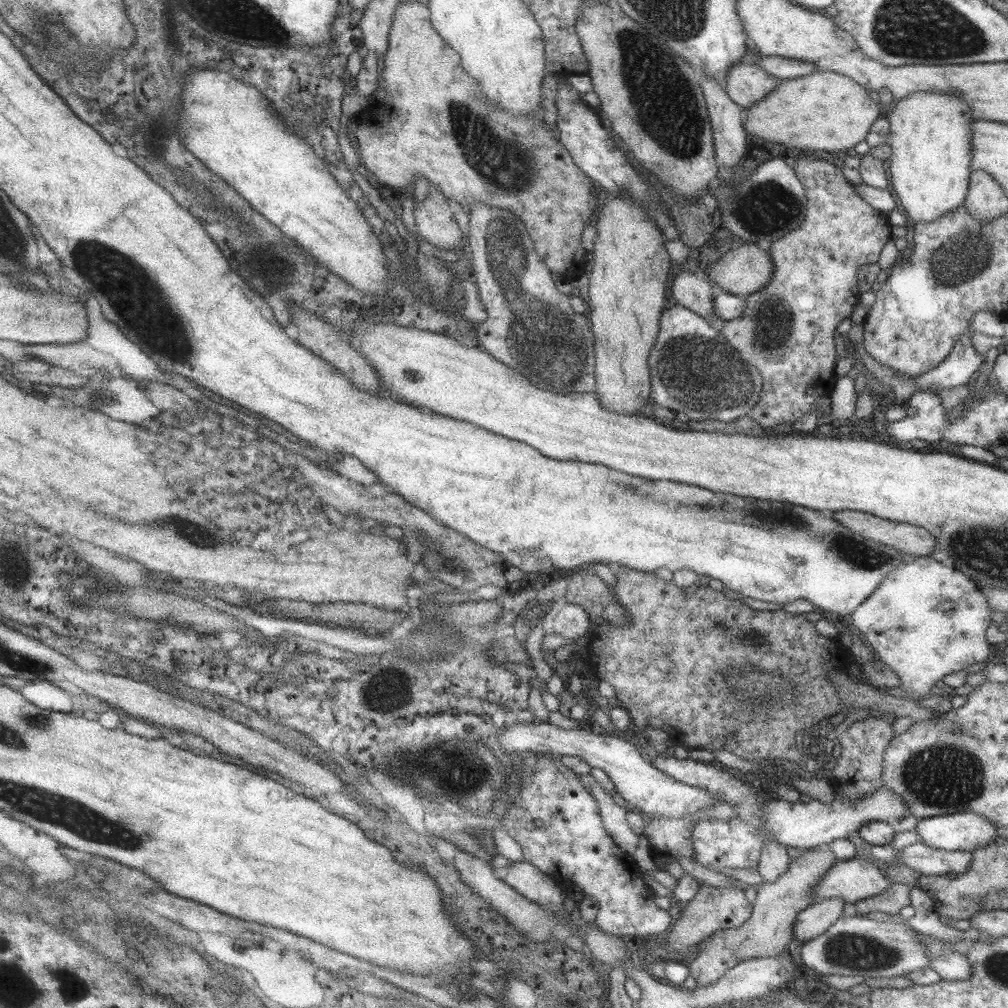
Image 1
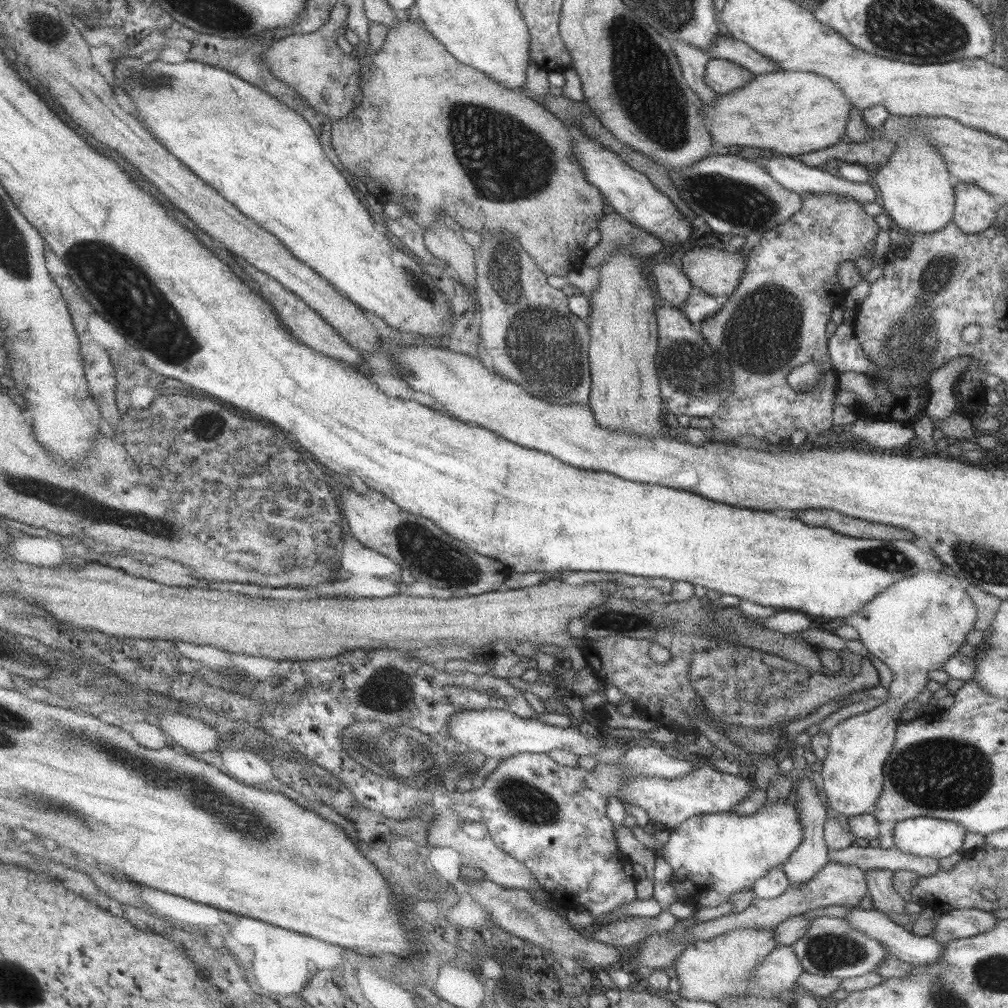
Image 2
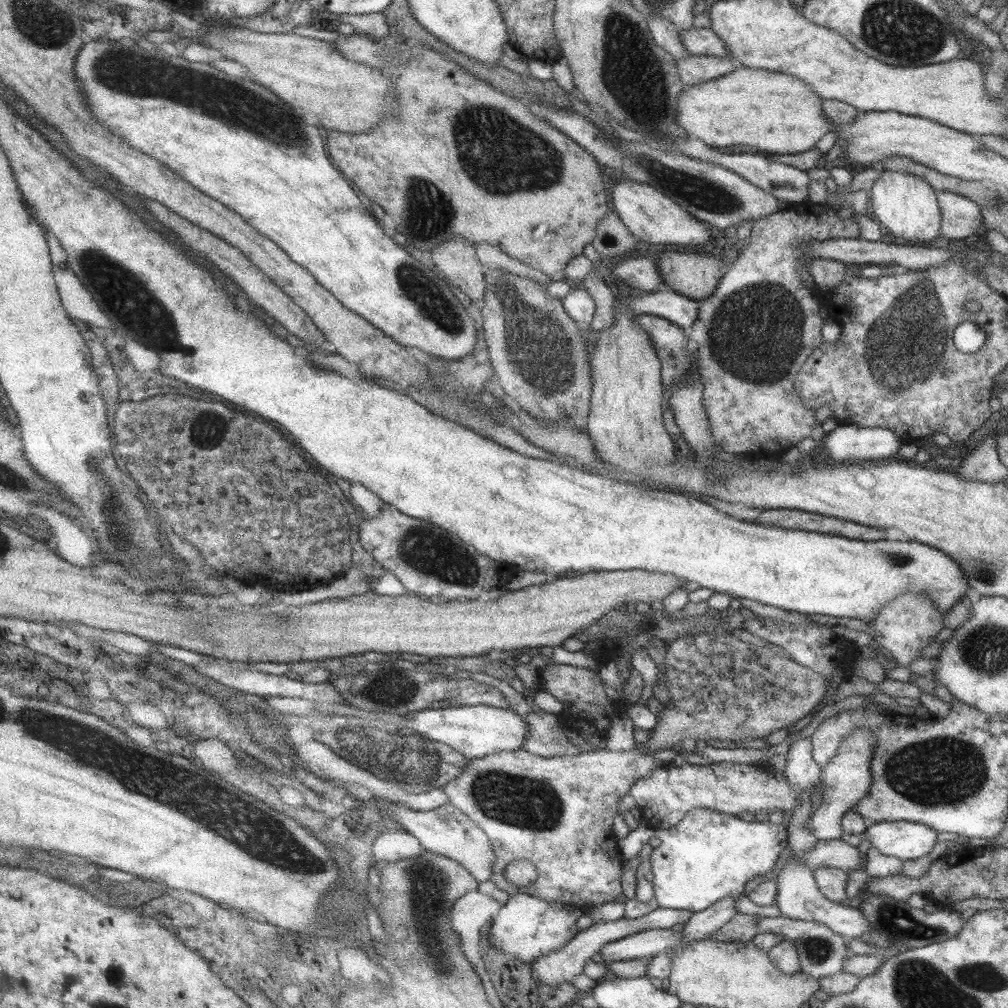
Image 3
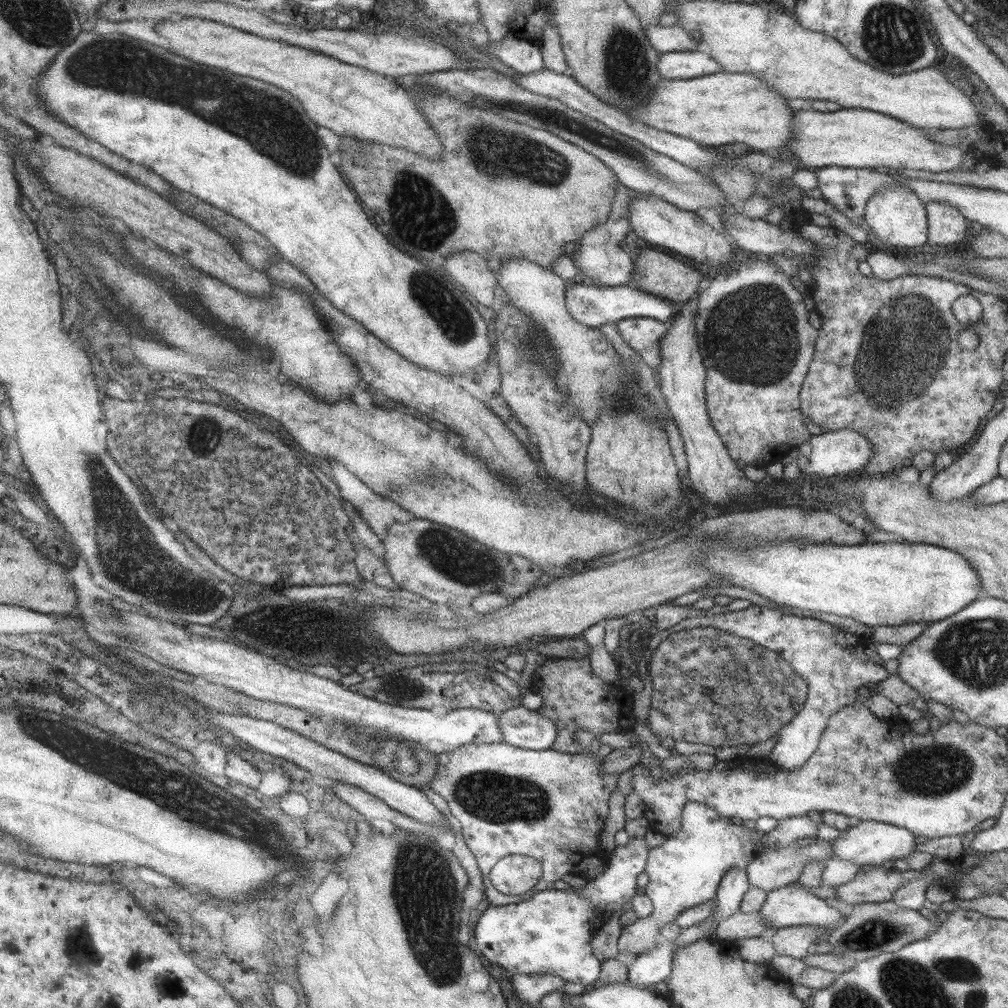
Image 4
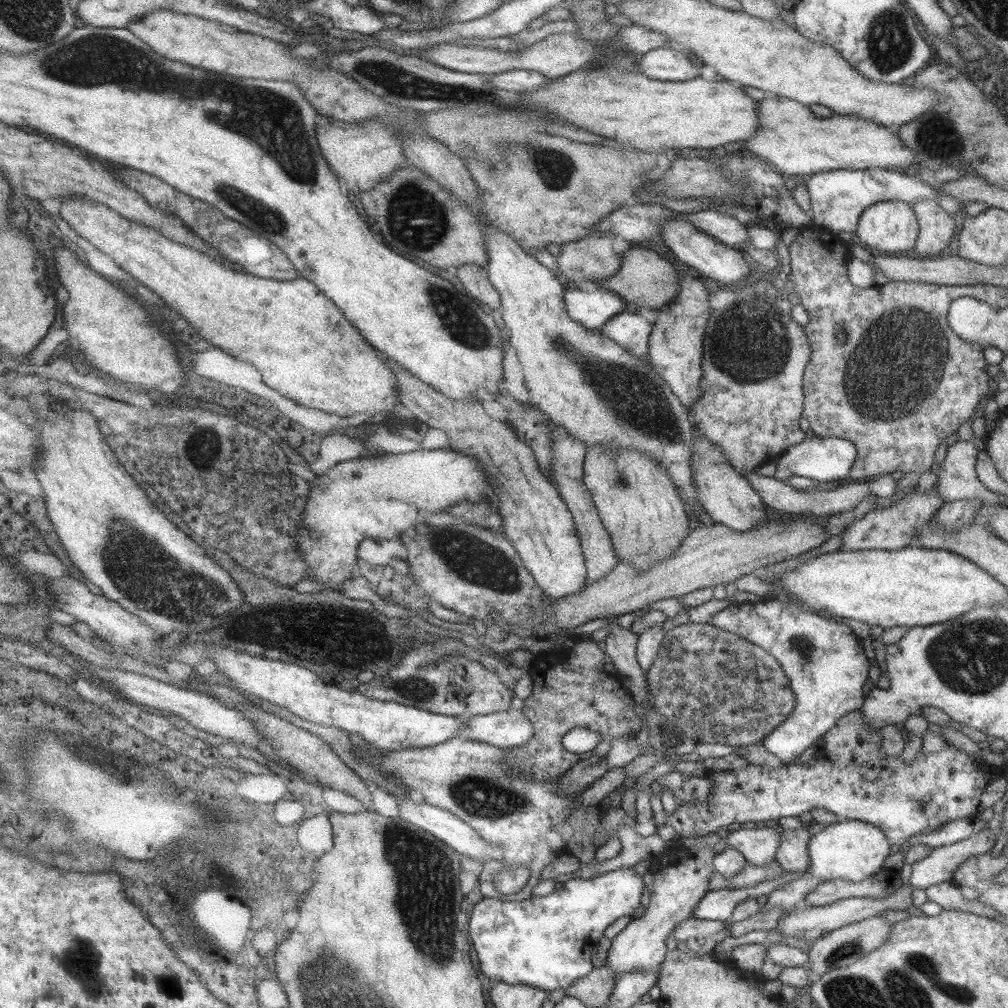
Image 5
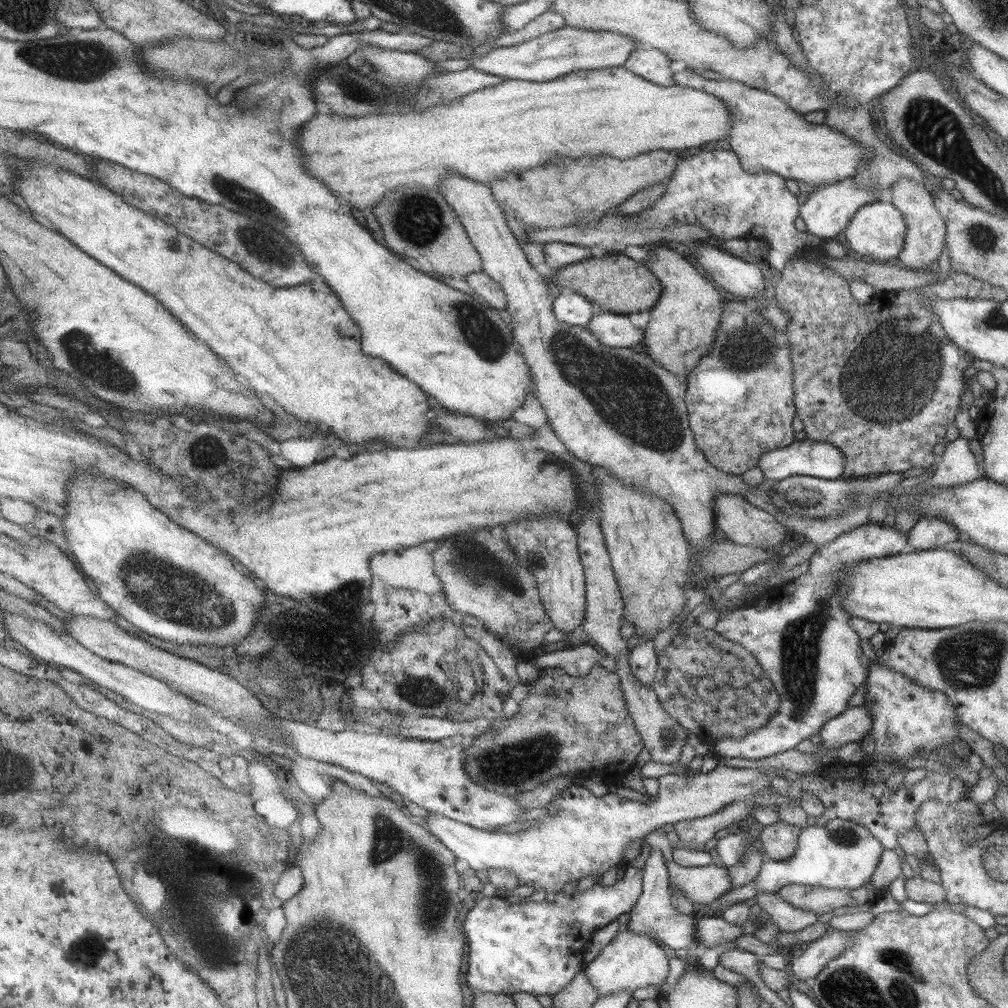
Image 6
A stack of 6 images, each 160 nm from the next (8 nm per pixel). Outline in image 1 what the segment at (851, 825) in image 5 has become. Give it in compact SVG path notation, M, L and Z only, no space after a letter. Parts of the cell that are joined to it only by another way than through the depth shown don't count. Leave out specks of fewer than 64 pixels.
M966 810L965 812L956 812L945 816L930 816L918 819L914 830L917 840L931 848L938 848L945 852L963 850L972 853L976 848L982 847L997 837L995 830L998 827L994 822L985 820L984 816Z

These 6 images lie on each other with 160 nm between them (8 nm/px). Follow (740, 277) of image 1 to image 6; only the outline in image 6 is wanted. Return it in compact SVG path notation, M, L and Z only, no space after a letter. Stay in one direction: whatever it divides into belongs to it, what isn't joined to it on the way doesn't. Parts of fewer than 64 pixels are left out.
M621 252L605 254L602 257L589 257L581 262L566 264L553 270L553 282L563 291L580 294L585 300L593 302L601 311L629 314L651 309L659 298L659 281L651 274L646 263L637 263Z

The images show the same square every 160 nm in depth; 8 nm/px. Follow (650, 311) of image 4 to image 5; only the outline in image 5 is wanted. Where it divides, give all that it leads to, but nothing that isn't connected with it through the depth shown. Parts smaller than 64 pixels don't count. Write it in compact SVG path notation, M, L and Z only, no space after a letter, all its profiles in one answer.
M571 286L564 291L562 299L569 318L594 331L610 316L628 310L620 296L606 288L584 292Z

